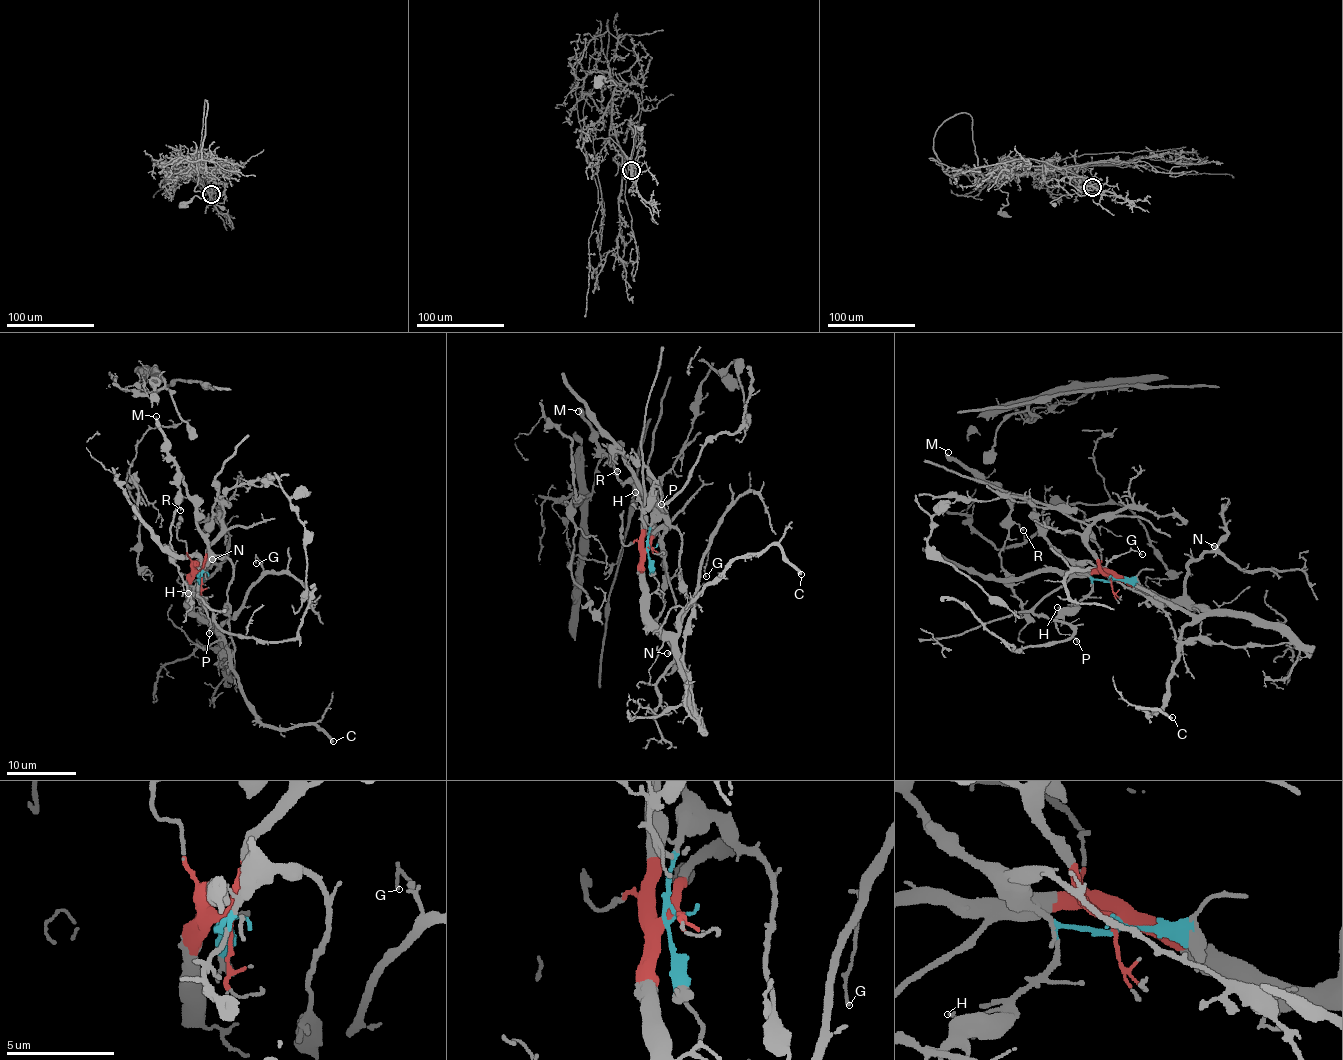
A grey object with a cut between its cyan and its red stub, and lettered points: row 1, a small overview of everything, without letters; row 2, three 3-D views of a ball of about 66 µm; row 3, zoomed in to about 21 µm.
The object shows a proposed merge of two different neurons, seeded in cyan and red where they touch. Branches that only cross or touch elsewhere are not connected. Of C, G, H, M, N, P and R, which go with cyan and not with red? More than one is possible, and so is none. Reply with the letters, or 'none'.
H, M, P, R

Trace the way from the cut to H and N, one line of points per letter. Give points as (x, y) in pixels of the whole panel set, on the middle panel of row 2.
H: (649, 550), (649, 531), (643, 523), (641, 506), (634, 492)
N: (649, 550), (642, 564), (644, 619), (679, 652), (672, 649), (667, 654)

